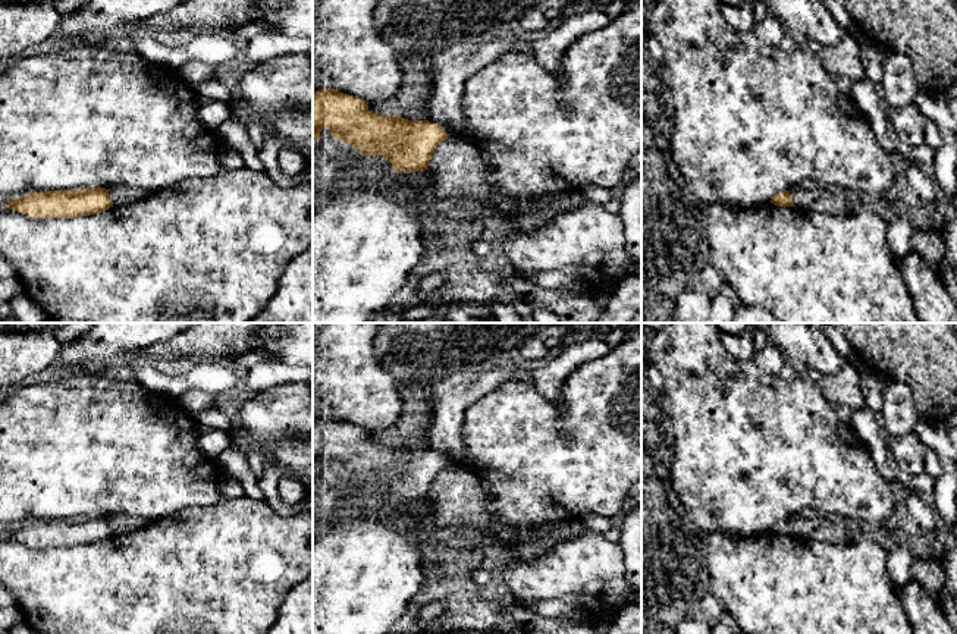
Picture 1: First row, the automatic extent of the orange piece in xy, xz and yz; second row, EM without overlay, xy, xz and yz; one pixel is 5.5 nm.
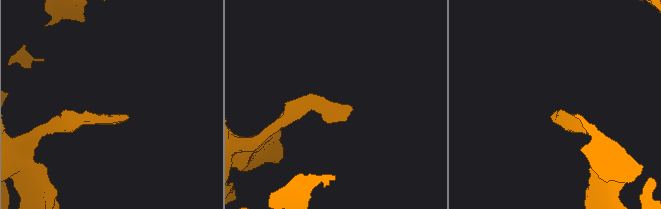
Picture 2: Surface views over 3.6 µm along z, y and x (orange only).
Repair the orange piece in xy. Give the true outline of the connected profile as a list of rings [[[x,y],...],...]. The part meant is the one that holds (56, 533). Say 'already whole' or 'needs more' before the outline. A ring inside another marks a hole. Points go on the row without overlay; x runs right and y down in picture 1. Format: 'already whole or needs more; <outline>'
already whole; [[[109,518],[31,521],[6,533],[9,539],[34,547],[73,547],[103,542],[113,536]]]

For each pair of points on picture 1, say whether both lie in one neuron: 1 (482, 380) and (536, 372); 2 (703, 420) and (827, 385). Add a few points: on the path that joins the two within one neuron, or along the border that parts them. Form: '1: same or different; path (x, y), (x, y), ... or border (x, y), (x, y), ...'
1: same; path (495, 373), (511, 367), (523, 367)
2: different; border (809, 377), (835, 405)

